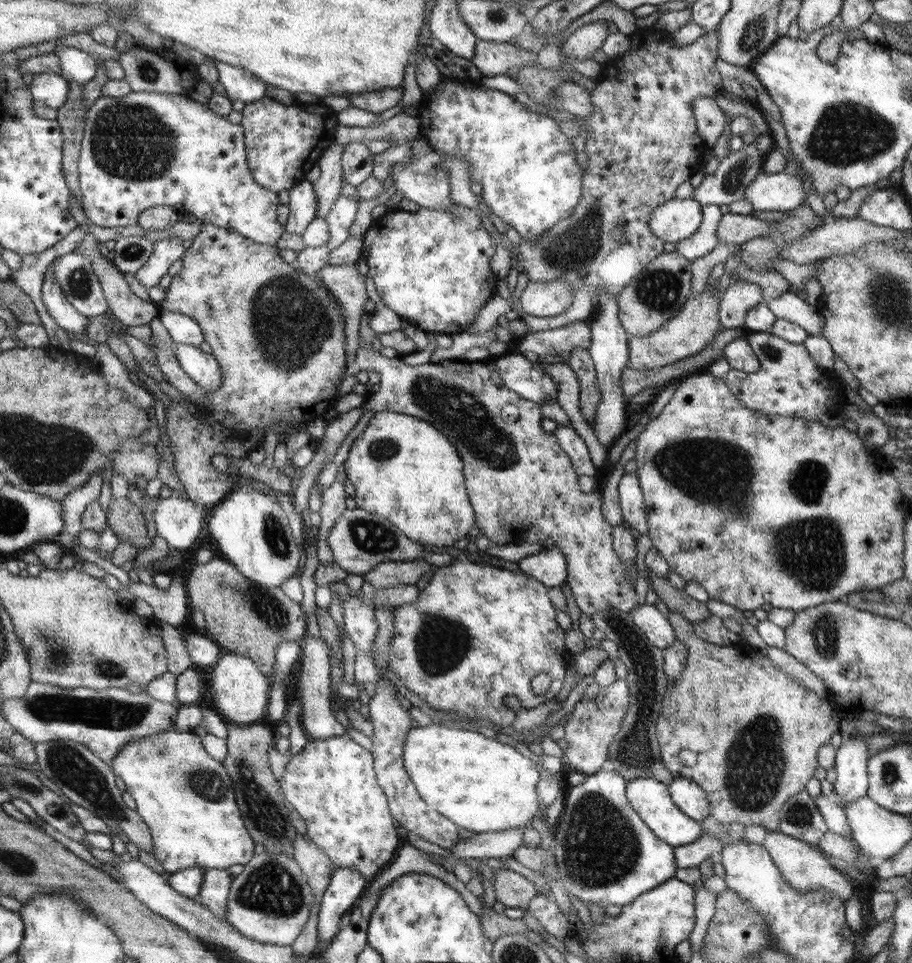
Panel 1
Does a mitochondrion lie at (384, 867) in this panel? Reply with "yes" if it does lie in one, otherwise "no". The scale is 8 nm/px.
no

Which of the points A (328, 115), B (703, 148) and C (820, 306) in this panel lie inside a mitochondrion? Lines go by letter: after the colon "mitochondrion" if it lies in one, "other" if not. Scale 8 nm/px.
A: other
B: other
C: other

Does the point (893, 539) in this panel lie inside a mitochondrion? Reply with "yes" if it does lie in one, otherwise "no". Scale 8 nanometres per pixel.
no

